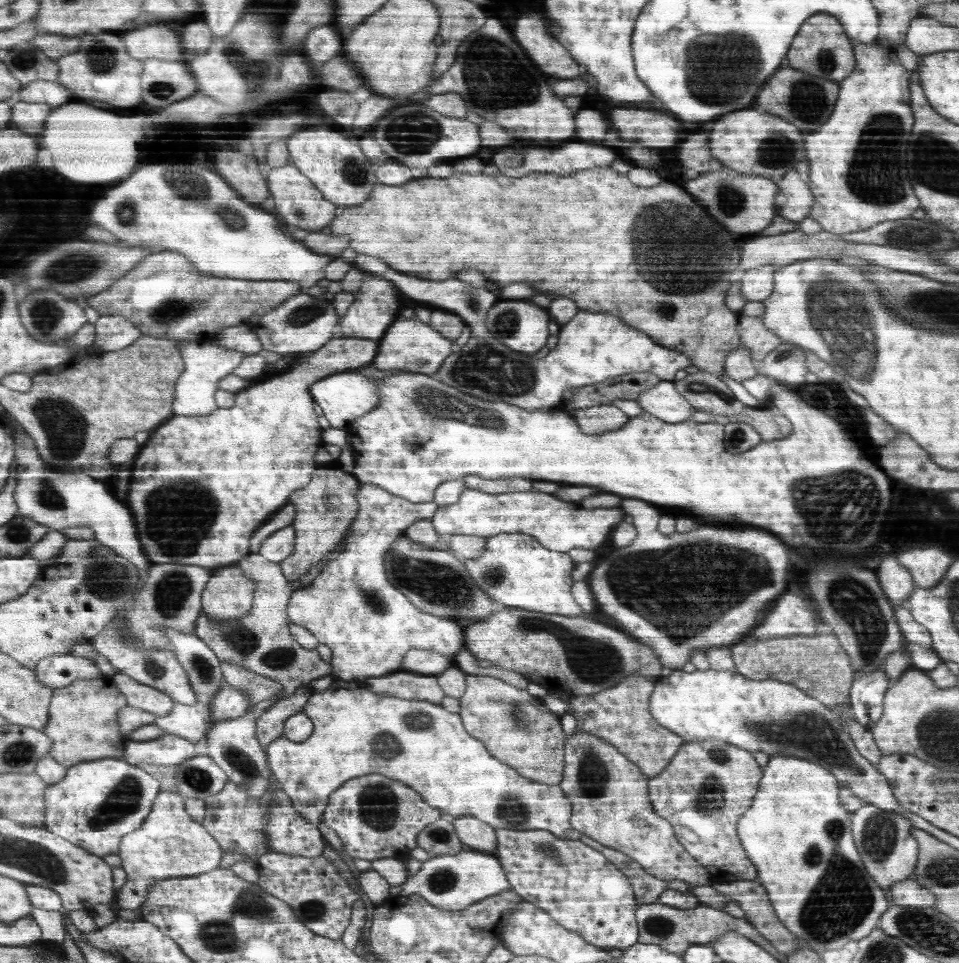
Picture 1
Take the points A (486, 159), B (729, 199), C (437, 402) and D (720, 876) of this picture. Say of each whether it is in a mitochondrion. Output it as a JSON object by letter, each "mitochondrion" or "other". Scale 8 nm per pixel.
{"A":"other","B":"mitochondrion","C":"mitochondrion","D":"other"}

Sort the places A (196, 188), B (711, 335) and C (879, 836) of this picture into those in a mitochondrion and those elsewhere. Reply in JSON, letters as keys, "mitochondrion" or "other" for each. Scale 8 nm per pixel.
{"A":"mitochondrion","B":"other","C":"mitochondrion"}

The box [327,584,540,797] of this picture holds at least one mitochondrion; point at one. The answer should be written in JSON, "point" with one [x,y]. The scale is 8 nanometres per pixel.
{"point":[384,746]}

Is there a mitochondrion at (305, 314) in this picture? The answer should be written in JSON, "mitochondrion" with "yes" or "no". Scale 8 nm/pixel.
{"mitochondrion":"yes"}

